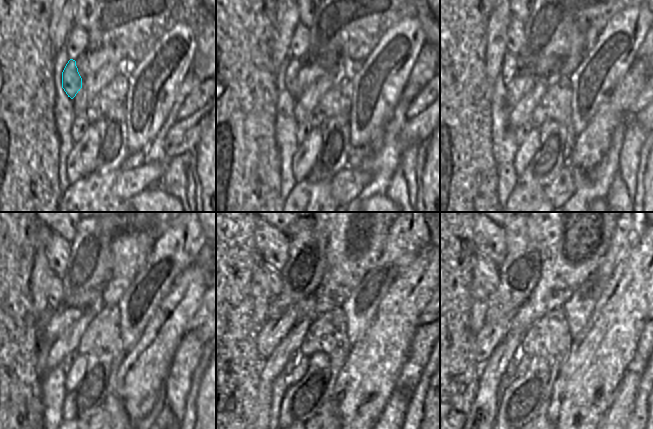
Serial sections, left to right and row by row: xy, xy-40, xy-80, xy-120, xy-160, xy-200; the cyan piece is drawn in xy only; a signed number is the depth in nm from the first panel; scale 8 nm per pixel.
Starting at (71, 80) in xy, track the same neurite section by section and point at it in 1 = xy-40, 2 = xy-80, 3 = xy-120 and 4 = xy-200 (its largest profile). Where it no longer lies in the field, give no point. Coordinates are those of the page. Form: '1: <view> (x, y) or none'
1: xy-40 (291, 78)
2: xy-80 (510, 63)
3: xy-120 (55, 294)
4: xy-200 (485, 278)

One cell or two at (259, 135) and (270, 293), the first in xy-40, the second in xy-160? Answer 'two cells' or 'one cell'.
two cells

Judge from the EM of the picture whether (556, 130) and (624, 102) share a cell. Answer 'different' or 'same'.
different

